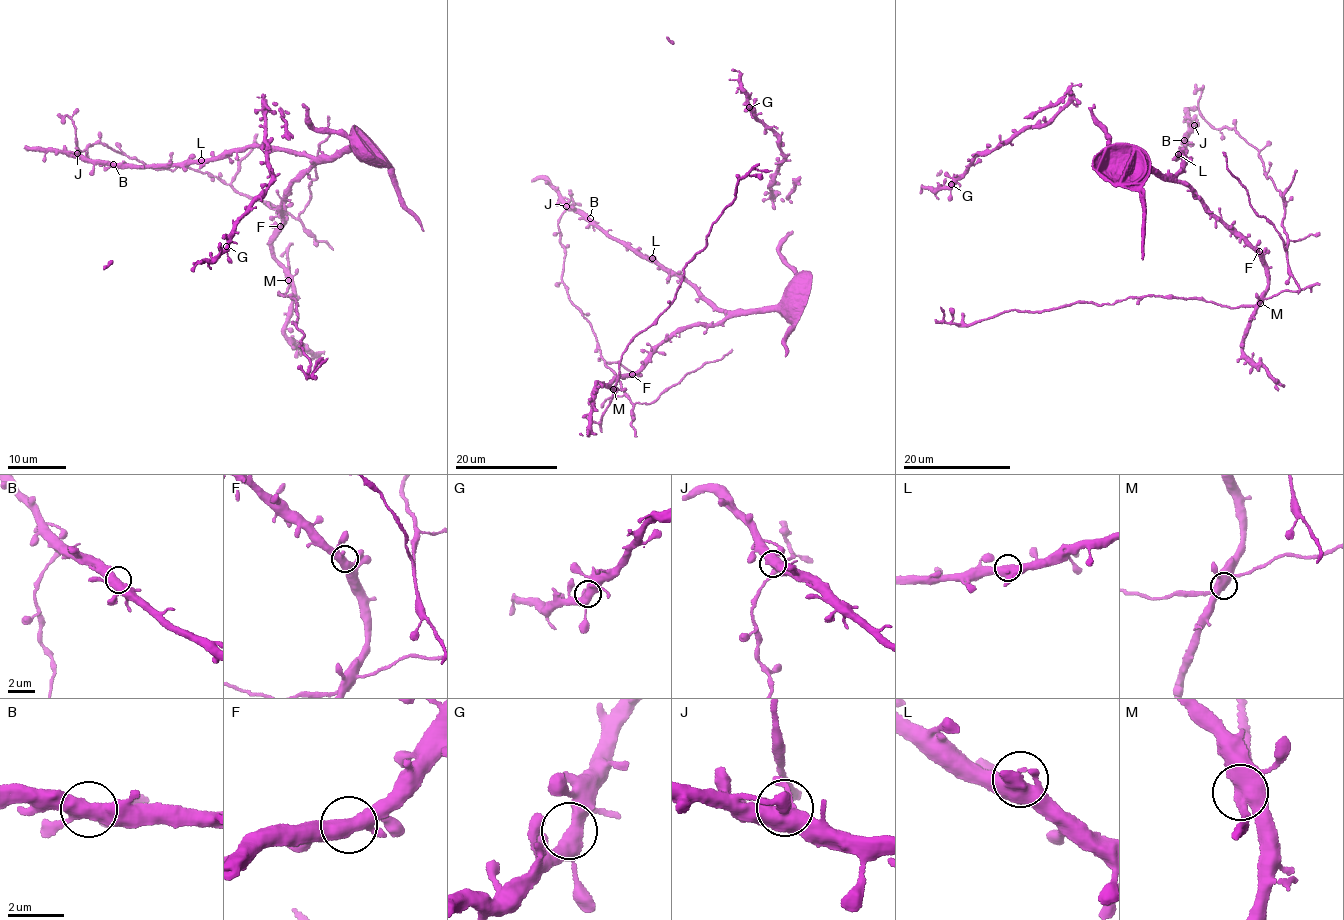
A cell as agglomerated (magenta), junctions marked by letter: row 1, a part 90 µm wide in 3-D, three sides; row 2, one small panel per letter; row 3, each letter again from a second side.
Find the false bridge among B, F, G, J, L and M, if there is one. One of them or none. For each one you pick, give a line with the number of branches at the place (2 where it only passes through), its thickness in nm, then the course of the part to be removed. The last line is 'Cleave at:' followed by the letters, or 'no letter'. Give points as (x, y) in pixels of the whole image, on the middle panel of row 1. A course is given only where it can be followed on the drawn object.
M: branches 4; calibre 460 nm; course (612, 390), (622, 352), (674, 297), (736, 182), (753, 168), (771, 170)
Cleave at: M

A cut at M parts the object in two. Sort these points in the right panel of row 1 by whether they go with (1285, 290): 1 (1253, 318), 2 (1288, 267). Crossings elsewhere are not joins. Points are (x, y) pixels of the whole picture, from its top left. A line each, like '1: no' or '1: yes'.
1: no
2: no

